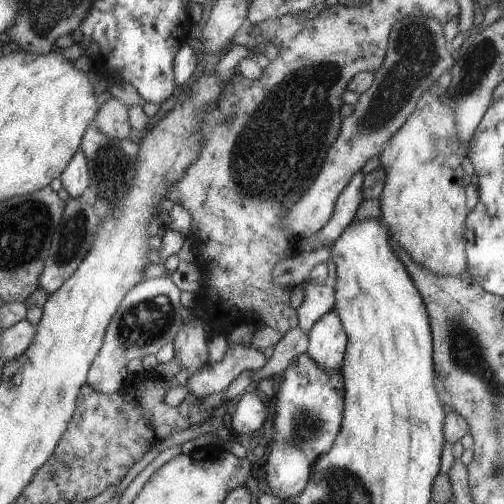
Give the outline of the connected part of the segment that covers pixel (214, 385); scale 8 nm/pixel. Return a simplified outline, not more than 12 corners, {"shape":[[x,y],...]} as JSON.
{"shape":[[227,344],[220,362],[187,380],[202,399],[225,390],[245,370],[263,367],[261,350]]}

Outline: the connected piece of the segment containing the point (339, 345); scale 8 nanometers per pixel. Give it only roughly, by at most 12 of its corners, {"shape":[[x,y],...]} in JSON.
{"shape":[[327,312],[306,333],[306,354],[323,370],[340,370],[347,337]]}

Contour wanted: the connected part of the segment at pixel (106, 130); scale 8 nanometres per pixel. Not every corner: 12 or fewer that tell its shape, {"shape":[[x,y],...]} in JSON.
{"shape":[[111,97],[95,116],[95,127],[111,139],[132,132],[128,107]]}

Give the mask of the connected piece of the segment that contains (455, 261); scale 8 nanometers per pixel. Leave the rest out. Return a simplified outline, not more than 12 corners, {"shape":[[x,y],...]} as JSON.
{"shape":[[445,88],[378,156],[390,238],[443,278],[467,271],[467,208]]}

